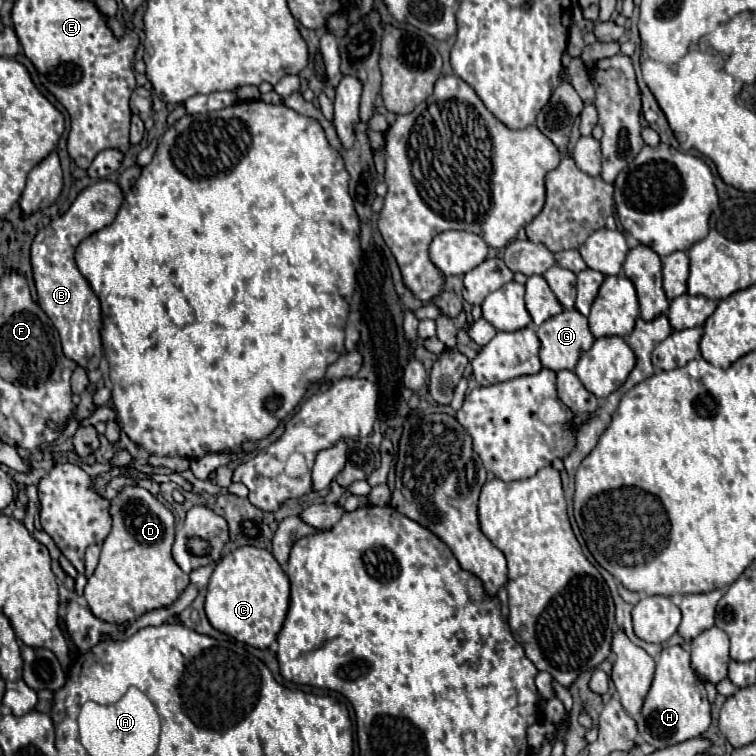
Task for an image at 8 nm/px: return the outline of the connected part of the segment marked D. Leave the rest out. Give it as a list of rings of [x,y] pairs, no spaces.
[[[125,487],[111,499],[111,515],[113,529],[101,545],[99,565],[87,581],[85,599],[97,619],[123,625],[147,611],[173,605],[189,585],[189,575],[179,569],[171,555],[175,537],[173,513],[147,489]]]

